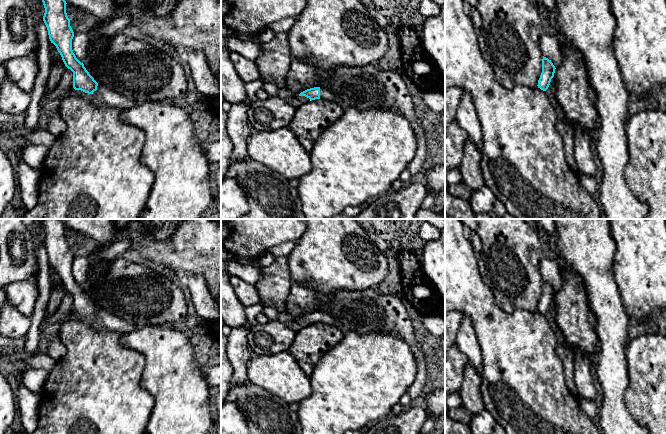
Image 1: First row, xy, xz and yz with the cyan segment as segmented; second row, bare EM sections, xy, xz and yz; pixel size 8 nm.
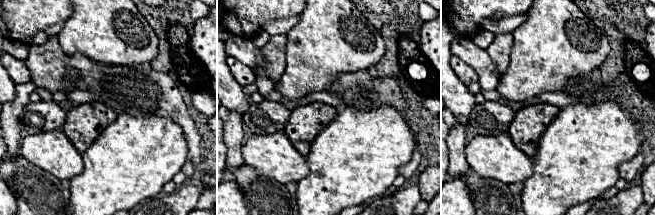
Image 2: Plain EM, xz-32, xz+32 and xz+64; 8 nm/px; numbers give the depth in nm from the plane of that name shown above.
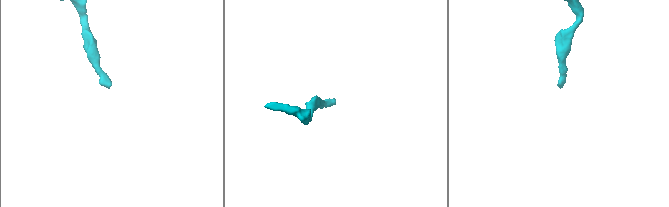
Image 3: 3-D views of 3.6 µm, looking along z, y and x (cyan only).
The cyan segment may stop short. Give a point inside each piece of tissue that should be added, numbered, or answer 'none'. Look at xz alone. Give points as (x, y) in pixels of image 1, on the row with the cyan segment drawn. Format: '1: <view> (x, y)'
1: xz (325, 94)

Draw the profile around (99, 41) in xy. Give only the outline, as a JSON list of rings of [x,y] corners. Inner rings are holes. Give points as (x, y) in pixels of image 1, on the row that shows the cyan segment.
[[[98,20],[96,25],[91,31],[92,45],[90,47],[89,53],[98,57],[103,52],[103,48],[107,45],[107,38],[109,36],[101,35],[99,32],[100,26],[104,21]]]

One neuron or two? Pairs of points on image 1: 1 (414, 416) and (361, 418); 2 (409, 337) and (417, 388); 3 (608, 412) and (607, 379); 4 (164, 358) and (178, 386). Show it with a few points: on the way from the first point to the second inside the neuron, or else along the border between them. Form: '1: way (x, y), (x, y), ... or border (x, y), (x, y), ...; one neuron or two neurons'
1: border (390, 414), (370, 423); two neurons
2: way (417, 350), (421, 361), (421, 375); one neuron
3: way (609, 404), (609, 387); one neuron
4: way (171, 365), (171, 375), (174, 379); one neuron

